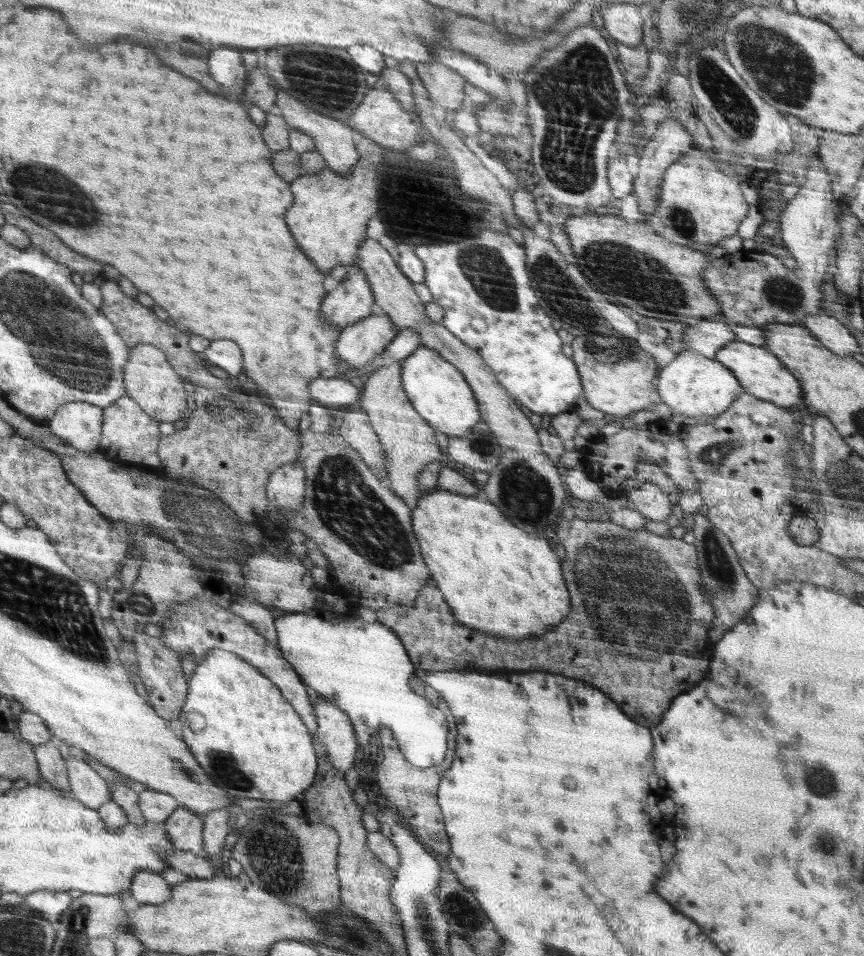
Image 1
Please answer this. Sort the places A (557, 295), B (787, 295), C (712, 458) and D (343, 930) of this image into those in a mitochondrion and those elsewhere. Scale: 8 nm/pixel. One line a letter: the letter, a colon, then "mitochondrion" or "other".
A: mitochondrion
B: mitochondrion
C: mitochondrion
D: mitochondrion

